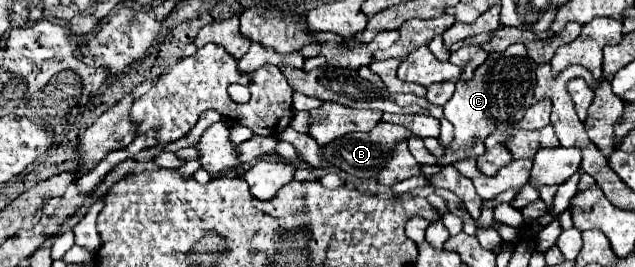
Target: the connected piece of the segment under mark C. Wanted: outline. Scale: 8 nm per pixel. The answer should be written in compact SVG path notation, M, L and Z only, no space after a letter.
M517 43L511 45L507 51L489 55L487 61L475 71L475 77L471 81L457 81L457 89L453 97L443 105L445 119L453 123L455 127L455 139L453 143L445 149L445 157L437 159L433 157L422 138L413 135L408 139L408 147L411 155L417 159L419 165L453 165L455 161L469 159L469 157L479 157L485 153L483 139L491 135L493 131L507 131L511 129L523 115L525 111L533 105L533 87L535 87L535 69L537 65L533 59L527 55L525 45Z

